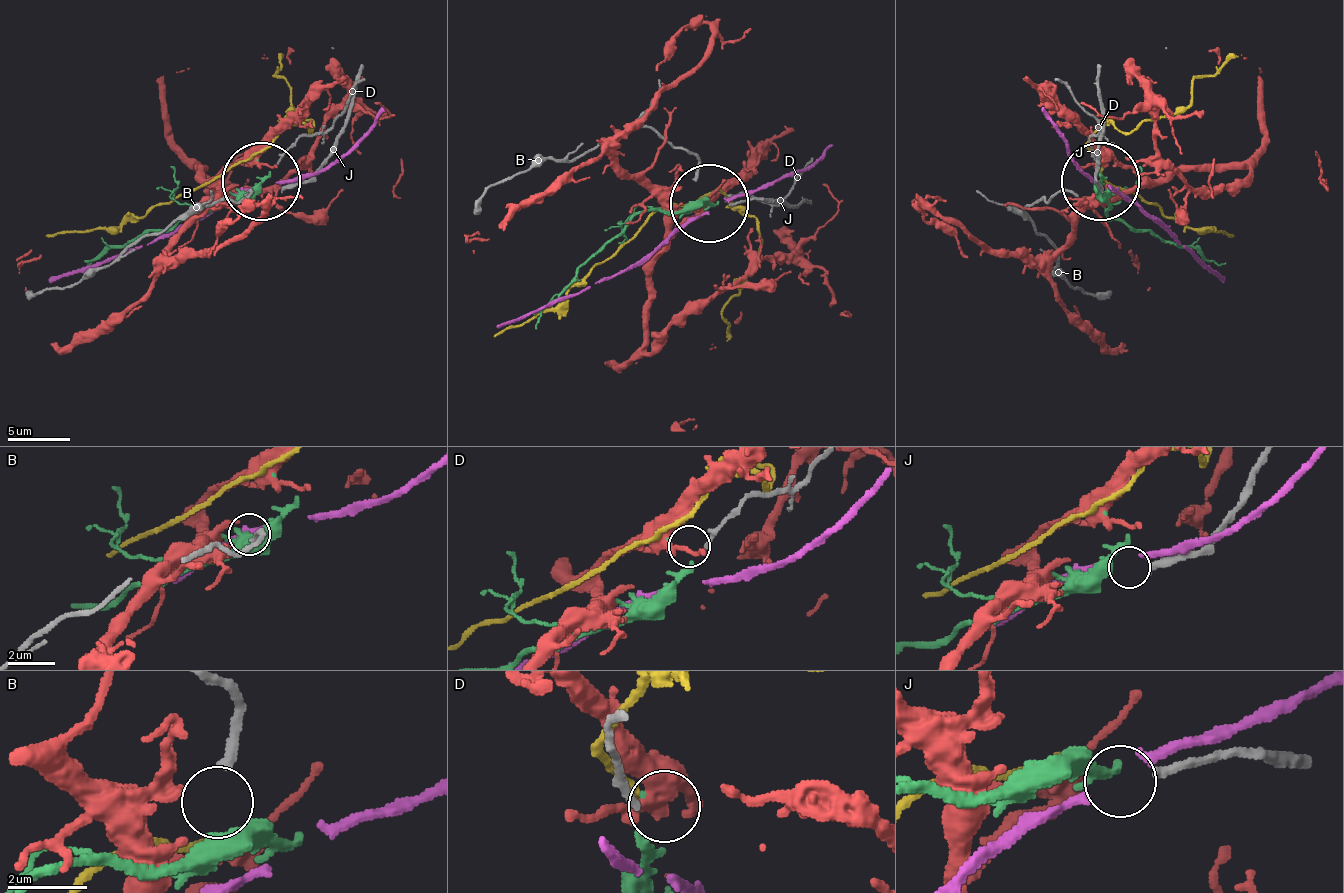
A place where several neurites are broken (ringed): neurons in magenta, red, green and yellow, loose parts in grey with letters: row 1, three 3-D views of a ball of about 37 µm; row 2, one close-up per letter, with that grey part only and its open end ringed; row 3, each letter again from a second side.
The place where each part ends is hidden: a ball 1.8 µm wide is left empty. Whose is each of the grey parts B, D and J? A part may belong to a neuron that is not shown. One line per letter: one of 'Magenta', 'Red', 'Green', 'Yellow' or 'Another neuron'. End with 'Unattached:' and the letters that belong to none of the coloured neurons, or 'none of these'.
B: Another neuron
D: Another neuron
J: Another neuron
Unattached: B, D, J

